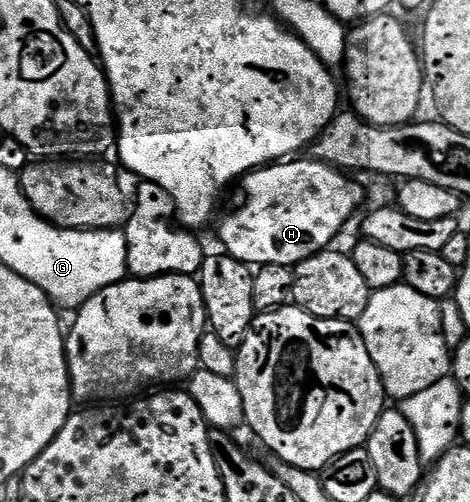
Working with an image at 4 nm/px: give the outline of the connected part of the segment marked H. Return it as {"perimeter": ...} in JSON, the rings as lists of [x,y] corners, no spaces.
{"perimeter":[[[286,159],[280,163],[274,163],[264,166],[259,169],[254,169],[252,173],[245,174],[240,182],[239,188],[245,198],[241,201],[241,206],[238,209],[233,209],[221,221],[221,241],[225,244],[224,252],[230,257],[239,259],[245,265],[250,267],[260,267],[262,265],[287,265],[296,267],[303,259],[311,259],[311,255],[322,253],[327,248],[334,244],[333,241],[341,233],[341,228],[352,219],[357,213],[357,208],[363,205],[363,192],[359,183],[354,181],[348,172],[336,169],[334,165],[328,165],[316,159],[308,159],[309,161],[297,161],[301,159]]]}

